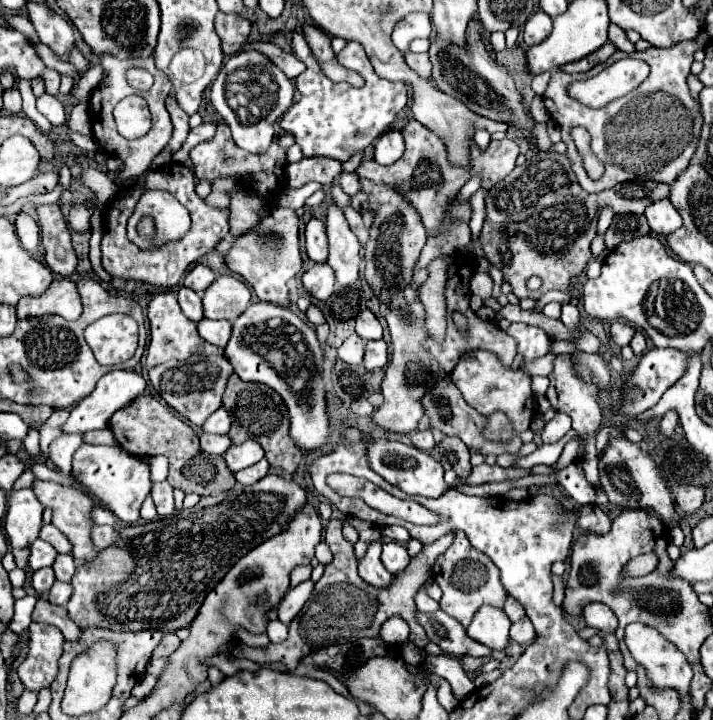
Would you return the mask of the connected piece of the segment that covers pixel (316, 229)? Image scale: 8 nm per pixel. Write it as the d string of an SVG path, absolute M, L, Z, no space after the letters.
M310 219L306 225L306 253L312 261L326 261L328 257L328 239L326 225L320 219Z

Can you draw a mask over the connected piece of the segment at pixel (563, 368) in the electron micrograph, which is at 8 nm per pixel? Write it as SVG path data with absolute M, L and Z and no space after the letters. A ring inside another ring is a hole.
M558 355L554 359L554 369L548 375L550 379L550 387L546 391L548 401L552 403L552 407L556 411L562 411L566 415L570 415L572 419L572 429L578 433L578 439L584 443L584 455L582 455L582 465L584 465L584 473L586 479L594 485L598 481L598 457L596 457L596 433L602 425L602 411L597 401L598 388L593 383L584 383L580 381L574 371L570 369L570 357L568 355Z

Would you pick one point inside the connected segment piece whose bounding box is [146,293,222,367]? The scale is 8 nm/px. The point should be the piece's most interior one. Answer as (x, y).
(172, 336)

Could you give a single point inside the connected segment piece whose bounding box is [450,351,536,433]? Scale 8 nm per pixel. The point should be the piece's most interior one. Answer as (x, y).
(488, 385)

